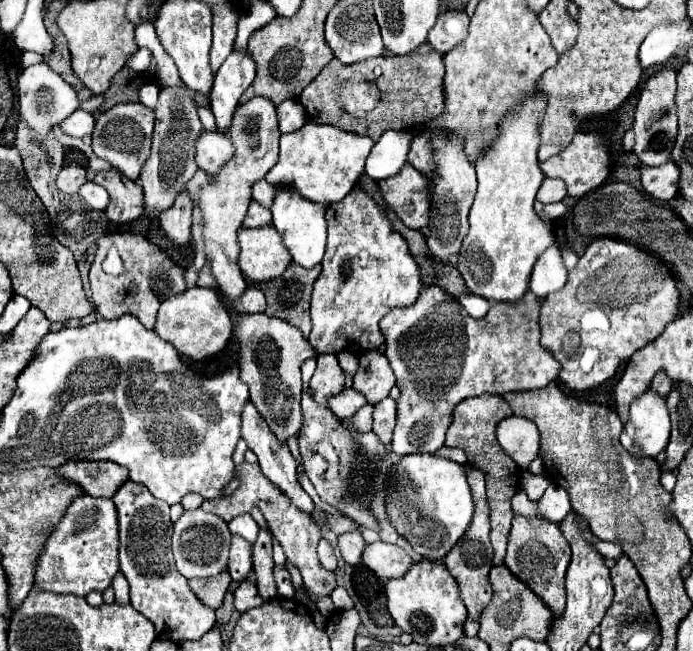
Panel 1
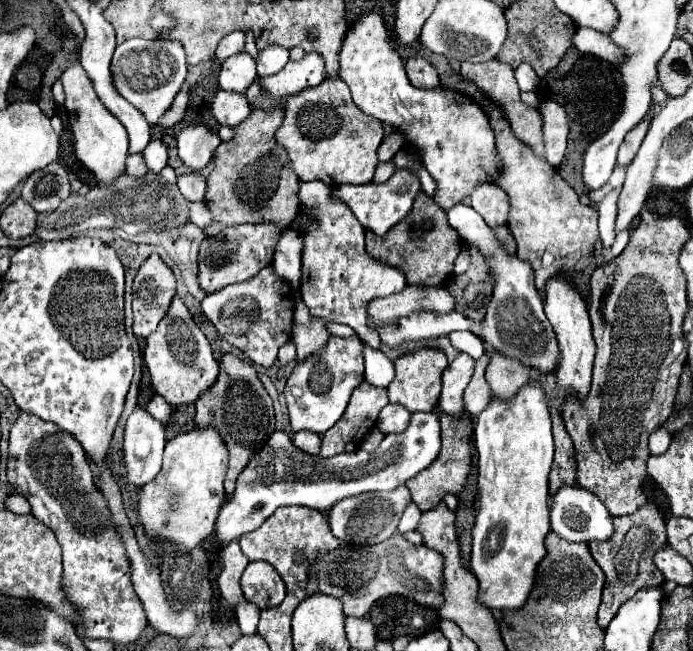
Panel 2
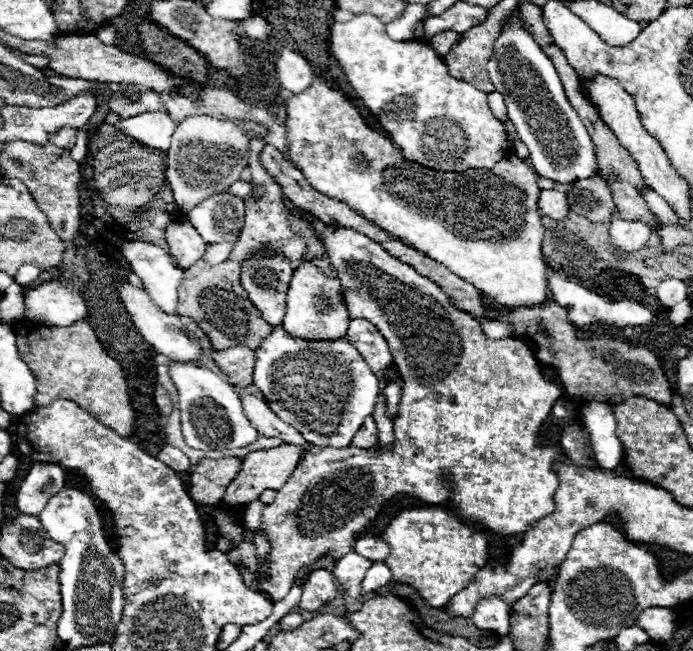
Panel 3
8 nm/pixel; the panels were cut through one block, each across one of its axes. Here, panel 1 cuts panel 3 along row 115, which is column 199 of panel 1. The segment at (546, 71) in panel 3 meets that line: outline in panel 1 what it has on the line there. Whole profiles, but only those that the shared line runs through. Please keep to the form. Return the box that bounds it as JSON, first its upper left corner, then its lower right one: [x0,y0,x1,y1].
[172,508,232,580]

